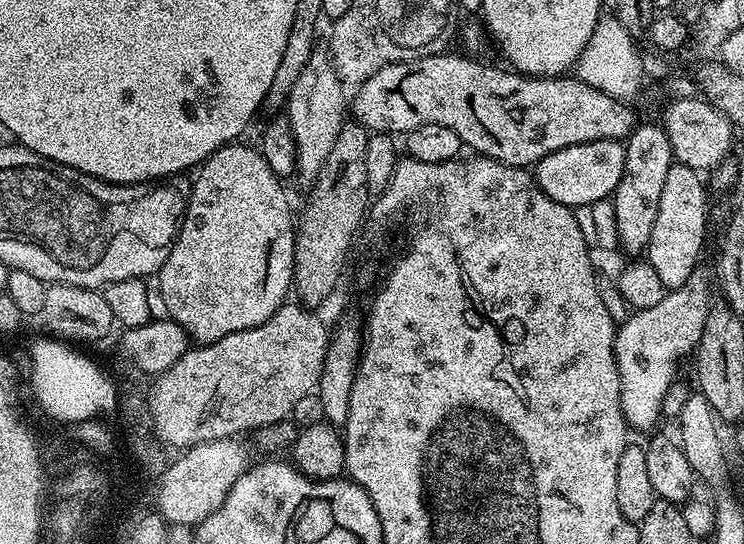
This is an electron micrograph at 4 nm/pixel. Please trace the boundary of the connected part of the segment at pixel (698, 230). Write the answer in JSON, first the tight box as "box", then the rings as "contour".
{"box":[646,162,708,290],"contour":[[[676,162],[666,174],[665,186],[662,187],[657,218],[646,245],[646,260],[658,278],[662,278],[664,287],[668,290],[683,287],[701,263],[699,260],[700,251],[704,248],[704,226],[708,222],[708,198],[700,176],[697,169]]]}

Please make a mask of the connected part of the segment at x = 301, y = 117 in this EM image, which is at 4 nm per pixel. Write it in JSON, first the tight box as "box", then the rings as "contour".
{"box":[286,58,346,182],"contour":[[[313,58],[305,64],[298,82],[288,91],[286,115],[296,139],[296,172],[307,182],[315,181],[346,120],[346,96],[336,69],[327,59]]]}

